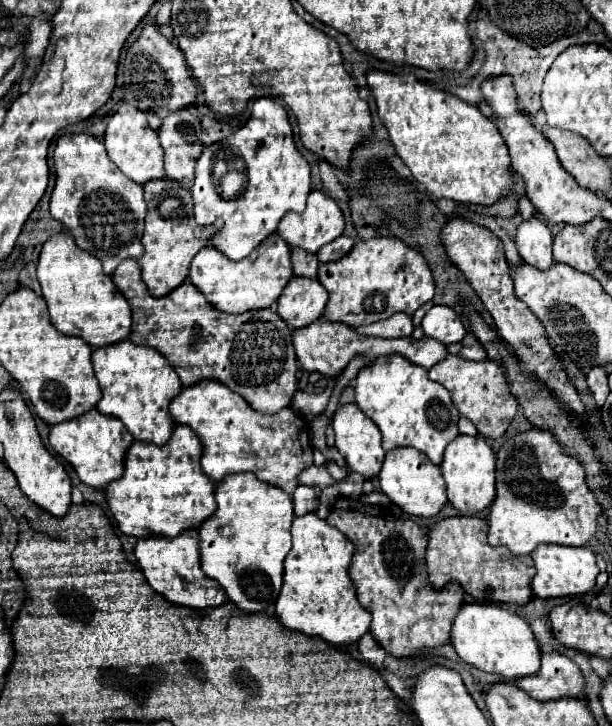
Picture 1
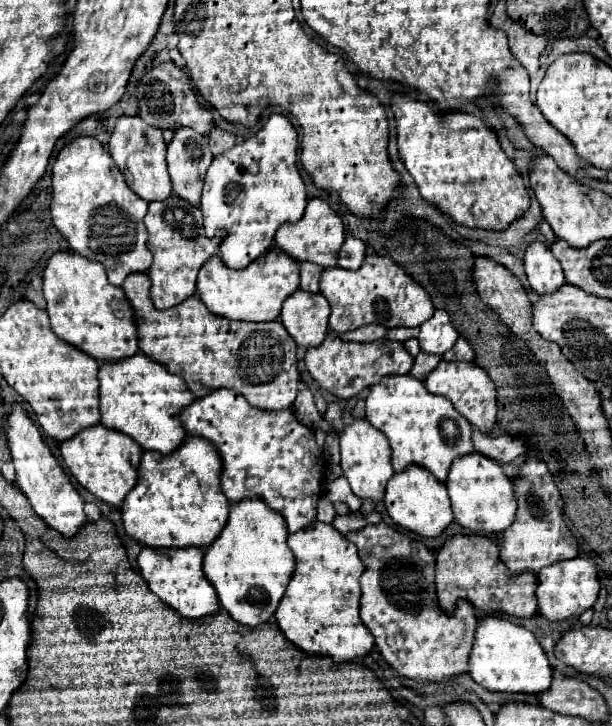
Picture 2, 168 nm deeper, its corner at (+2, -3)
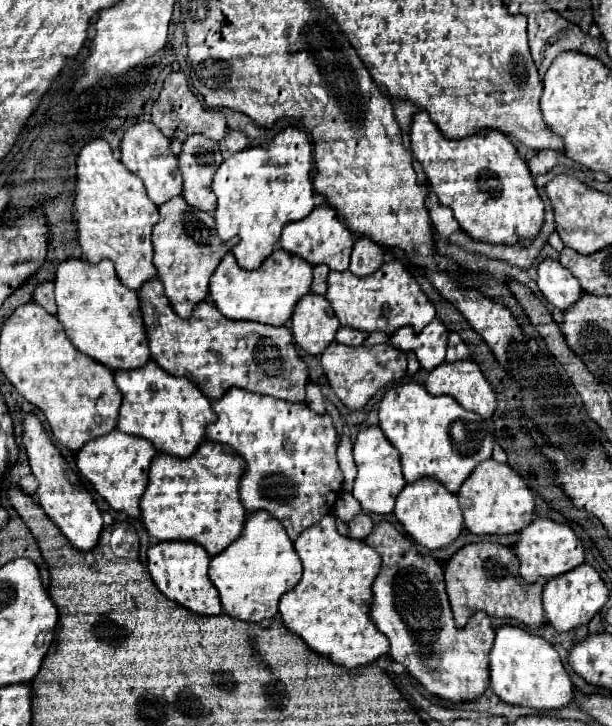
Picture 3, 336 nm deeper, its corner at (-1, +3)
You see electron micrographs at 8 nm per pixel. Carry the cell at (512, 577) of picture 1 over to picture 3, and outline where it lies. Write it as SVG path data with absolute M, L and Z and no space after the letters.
M470 544L460 548L444 566L444 582L446 592L452 604L456 626L464 626L472 612L484 610L490 616L500 618L514 618L526 626L542 626L544 610L542 610L542 586L544 582L538 580L528 584L518 574L518 562L512 548L502 544Z

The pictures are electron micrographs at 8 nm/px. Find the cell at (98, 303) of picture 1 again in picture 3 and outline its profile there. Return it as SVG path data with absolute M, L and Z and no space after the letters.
M68 258L58 264L54 286L58 304L56 316L82 354L88 354L112 370L132 370L150 360L138 294L120 284L112 262L102 260L90 264L82 258Z

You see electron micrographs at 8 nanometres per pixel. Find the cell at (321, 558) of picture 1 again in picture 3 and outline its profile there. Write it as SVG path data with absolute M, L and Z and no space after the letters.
M332 514L324 516L318 524L306 528L294 542L294 548L304 564L304 576L296 588L292 588L280 598L280 614L286 628L298 634L314 652L328 656L334 664L344 668L364 666L376 660L378 656L386 654L390 646L388 638L372 624L368 616L370 602L372 602L372 582L380 570L380 556L376 554L376 550L366 546L362 540L342 536L336 530L336 522Z

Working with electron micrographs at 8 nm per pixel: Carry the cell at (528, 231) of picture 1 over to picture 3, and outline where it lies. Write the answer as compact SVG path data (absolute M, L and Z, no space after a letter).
M544 258L538 264L538 288L544 294L544 298L556 306L558 310L566 310L580 298L582 288L578 280L572 276L568 268L564 268L558 260Z

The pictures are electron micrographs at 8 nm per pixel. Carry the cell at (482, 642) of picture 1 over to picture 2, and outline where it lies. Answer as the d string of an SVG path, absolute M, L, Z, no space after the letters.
M487 616L477 624L475 644L469 658L469 676L491 692L541 694L551 686L553 668L533 632L511 624L509 620Z

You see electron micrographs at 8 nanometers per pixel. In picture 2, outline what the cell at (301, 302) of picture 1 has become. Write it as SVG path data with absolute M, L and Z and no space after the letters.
M305 290L293 292L283 304L281 322L303 348L315 348L325 340L329 330L329 302L323 294L309 294Z

